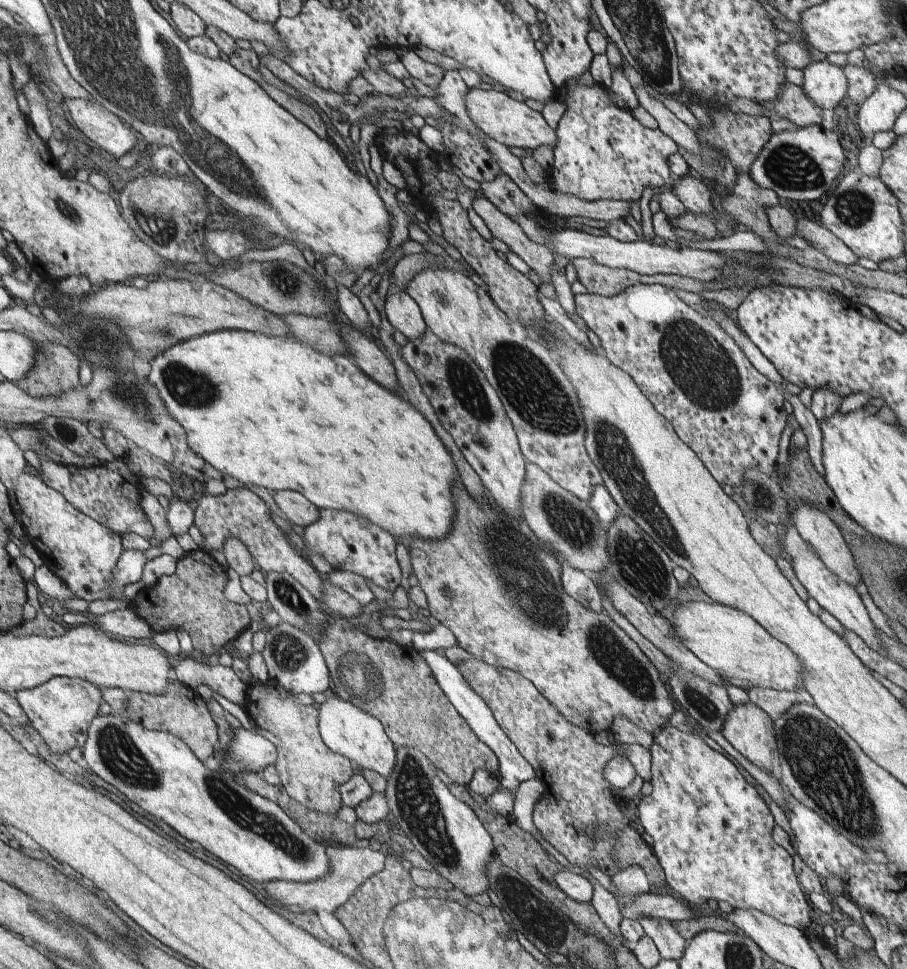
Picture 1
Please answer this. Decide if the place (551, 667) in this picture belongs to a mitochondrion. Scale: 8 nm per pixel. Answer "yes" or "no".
no

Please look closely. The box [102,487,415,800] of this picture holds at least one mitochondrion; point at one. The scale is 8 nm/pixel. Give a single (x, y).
(359, 676)

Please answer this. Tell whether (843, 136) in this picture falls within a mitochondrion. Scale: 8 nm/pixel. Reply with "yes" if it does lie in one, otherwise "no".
no

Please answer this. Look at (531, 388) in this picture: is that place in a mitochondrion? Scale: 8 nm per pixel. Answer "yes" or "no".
yes

